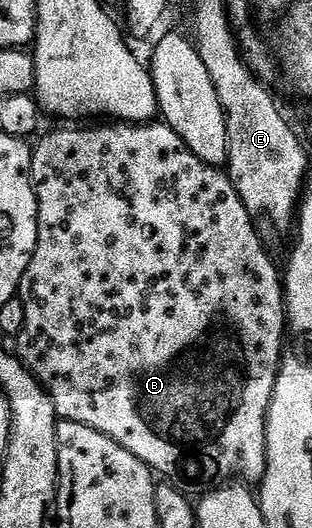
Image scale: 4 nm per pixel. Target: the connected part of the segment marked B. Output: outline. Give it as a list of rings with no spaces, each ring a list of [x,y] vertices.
[[[114,121],[106,125],[110,127],[90,126],[94,125],[59,126],[62,127],[59,131],[50,131],[38,144],[35,142],[30,153],[30,184],[34,187],[36,201],[38,202],[38,240],[36,241],[36,249],[32,253],[32,261],[20,281],[16,296],[24,305],[24,329],[16,336],[16,343],[18,343],[16,354],[22,360],[22,364],[35,375],[42,388],[48,393],[59,420],[76,425],[88,425],[88,429],[96,429],[100,433],[104,433],[104,437],[108,437],[112,441],[116,441],[116,445],[128,449],[128,453],[132,453],[132,457],[140,457],[140,461],[144,461],[144,465],[149,467],[151,472],[157,473],[159,476],[161,476],[160,474],[171,475],[174,479],[187,479],[188,482],[195,483],[198,487],[206,487],[202,489],[217,489],[223,485],[233,484],[235,481],[241,481],[246,485],[261,484],[266,472],[266,418],[276,385],[278,368],[282,366],[284,358],[282,333],[286,333],[288,329],[284,279],[280,274],[279,264],[277,267],[270,260],[270,255],[266,252],[266,247],[262,244],[257,229],[254,228],[255,216],[251,215],[244,205],[244,201],[240,201],[240,193],[236,193],[229,174],[222,167],[213,167],[204,161],[200,161],[200,157],[196,157],[196,153],[192,153],[192,149],[188,149],[188,145],[184,145],[180,133],[173,131],[164,121],[151,121],[149,123]]]

